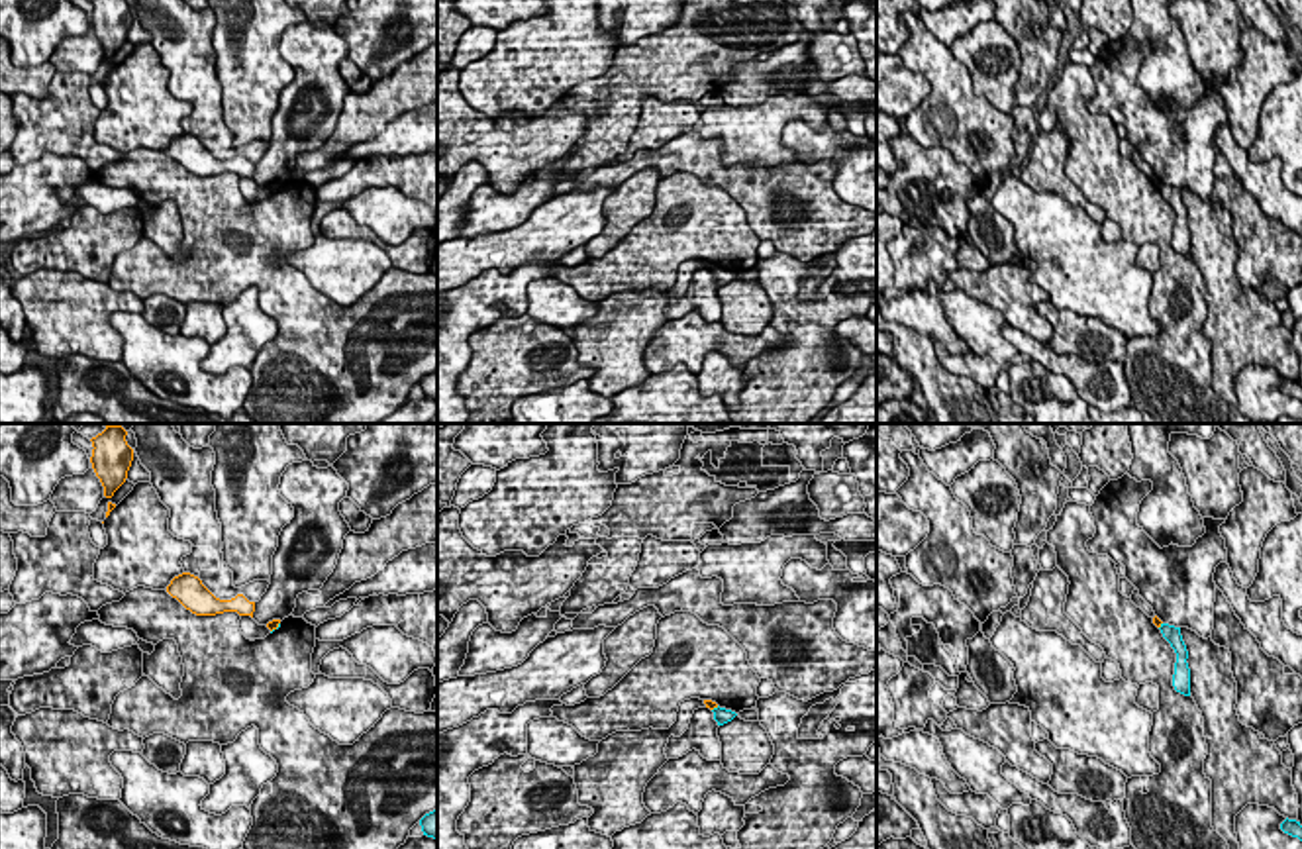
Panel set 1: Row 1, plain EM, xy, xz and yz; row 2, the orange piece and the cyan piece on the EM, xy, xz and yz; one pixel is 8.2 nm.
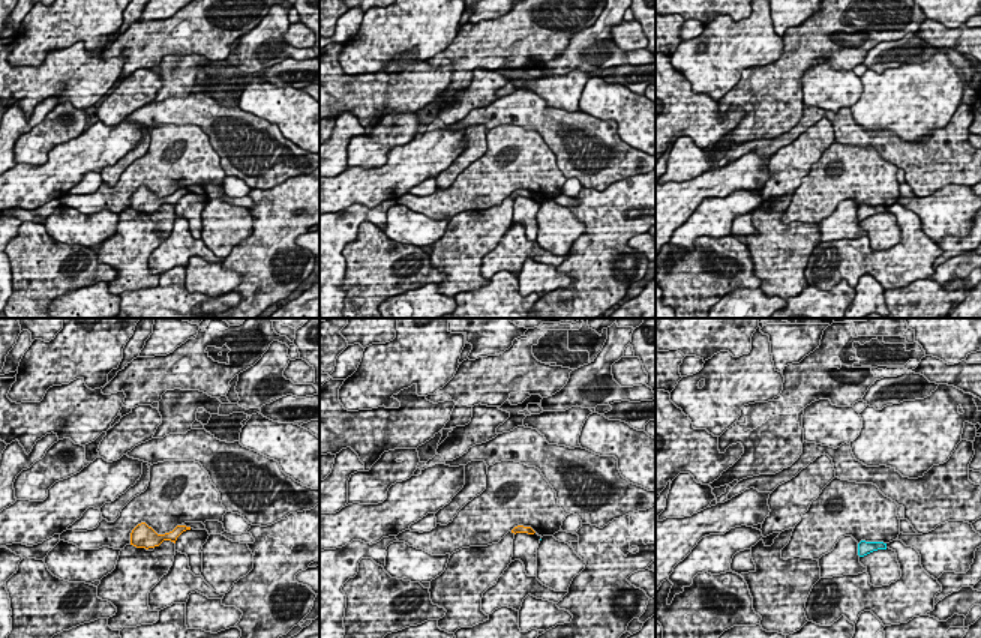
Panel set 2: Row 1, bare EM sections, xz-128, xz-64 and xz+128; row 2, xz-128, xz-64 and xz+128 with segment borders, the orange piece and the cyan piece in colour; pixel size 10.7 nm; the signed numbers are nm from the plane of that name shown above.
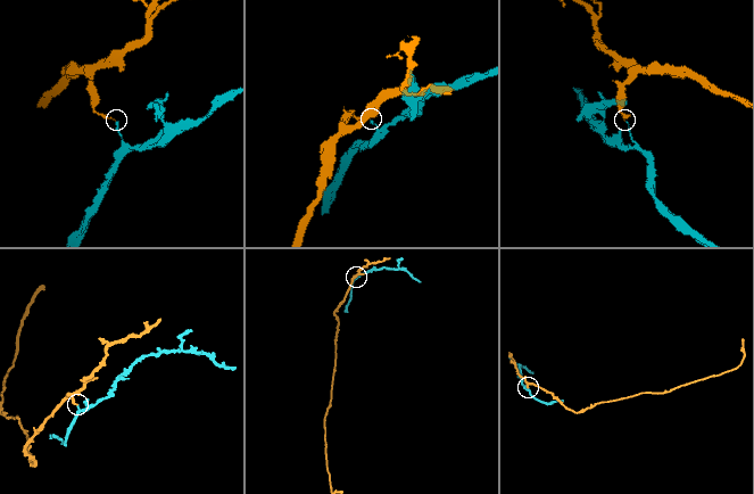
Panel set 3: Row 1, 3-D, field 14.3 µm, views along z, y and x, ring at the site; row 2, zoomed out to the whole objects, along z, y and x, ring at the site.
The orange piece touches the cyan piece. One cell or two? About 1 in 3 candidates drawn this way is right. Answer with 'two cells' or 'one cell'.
two cells

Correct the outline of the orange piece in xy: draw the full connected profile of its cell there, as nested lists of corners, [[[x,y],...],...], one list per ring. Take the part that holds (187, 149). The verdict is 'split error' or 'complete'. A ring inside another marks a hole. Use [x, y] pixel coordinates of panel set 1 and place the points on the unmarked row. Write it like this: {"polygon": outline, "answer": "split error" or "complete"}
{"polygon": [[[190,133],[175,137],[167,147],[167,153],[196,176],[237,173],[239,176],[253,178],[255,173],[255,163],[249,163],[243,155],[237,155],[231,161],[220,161],[202,145],[198,137]]], "answer": "complete"}

